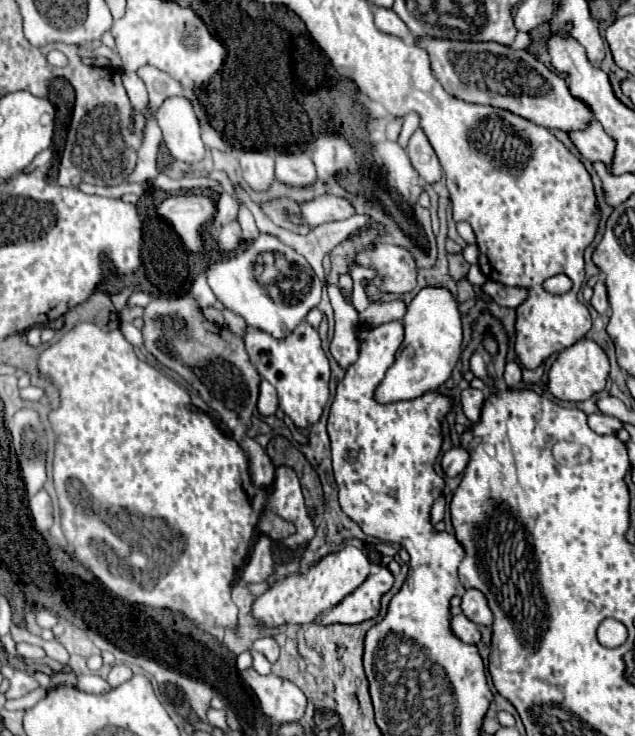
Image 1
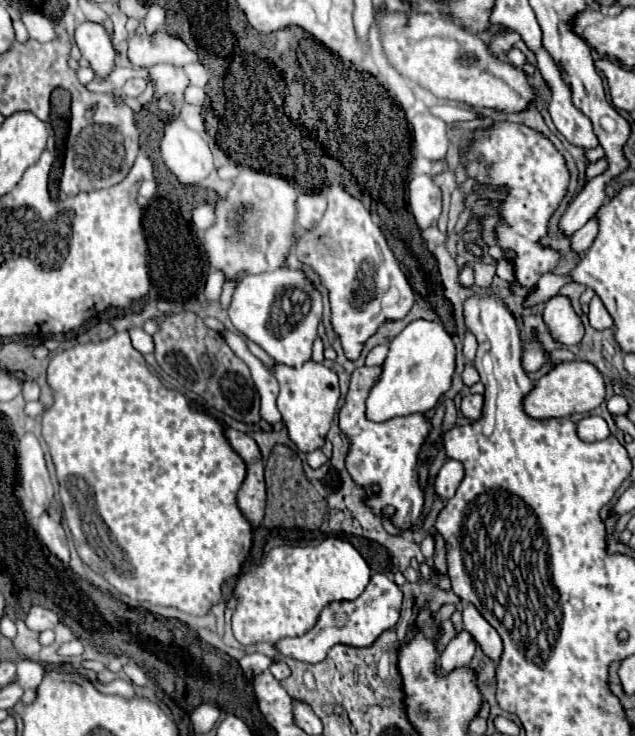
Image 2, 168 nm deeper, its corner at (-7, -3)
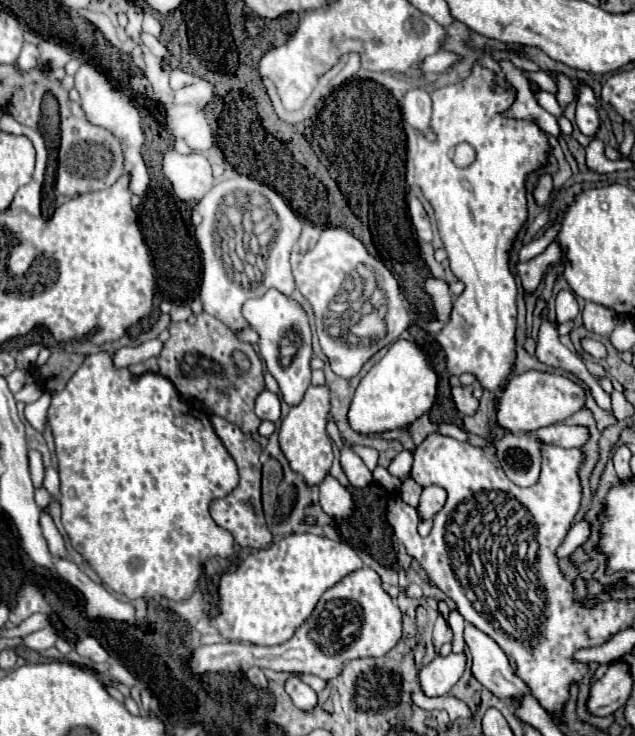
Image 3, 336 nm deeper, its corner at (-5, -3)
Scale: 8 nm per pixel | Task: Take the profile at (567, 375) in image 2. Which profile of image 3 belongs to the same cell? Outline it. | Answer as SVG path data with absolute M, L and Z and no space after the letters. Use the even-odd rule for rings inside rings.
M529 370L521 376L511 376L505 384L503 392L499 394L499 404L495 410L499 426L509 432L535 432L543 426L551 426L563 422L565 418L573 416L575 412L585 408L585 388L563 374L551 372L537 372Z

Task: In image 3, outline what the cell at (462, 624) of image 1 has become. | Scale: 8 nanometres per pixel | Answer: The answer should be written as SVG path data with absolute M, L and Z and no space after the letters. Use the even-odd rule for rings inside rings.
M447 654L447 656L437 656L433 662L421 668L419 678L421 678L421 688L427 696L443 696L447 694L453 684L461 678L465 670L465 654Z

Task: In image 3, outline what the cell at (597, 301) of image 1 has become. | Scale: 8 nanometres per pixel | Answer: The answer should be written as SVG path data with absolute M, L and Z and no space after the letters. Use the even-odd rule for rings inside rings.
M587 302L583 308L583 326L599 336L609 336L615 330L617 318L615 312L611 312L609 308L601 306L601 304L593 304Z

